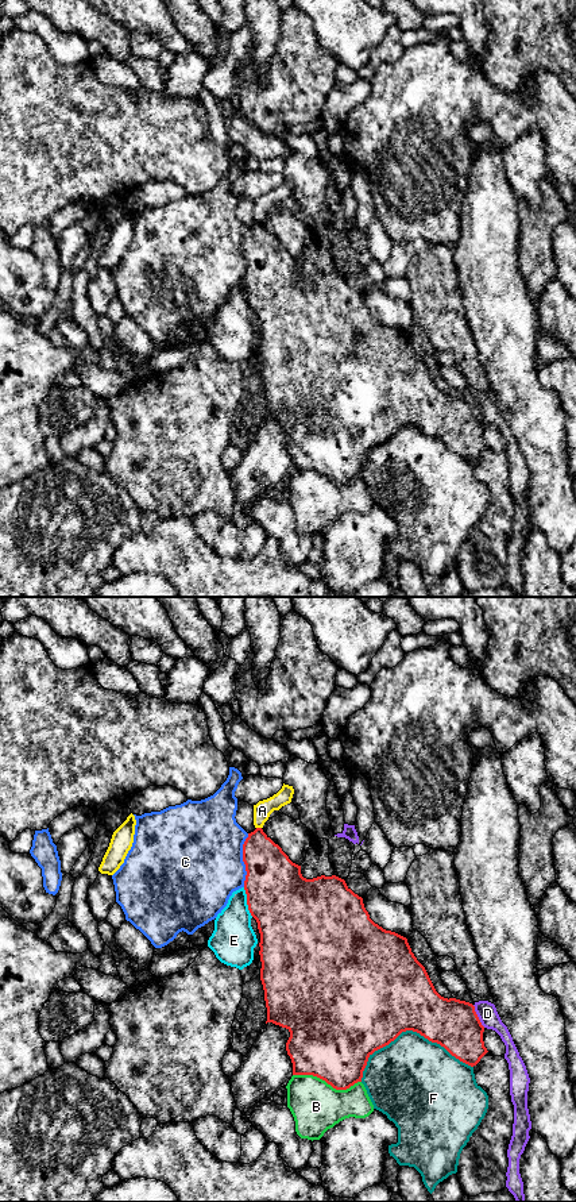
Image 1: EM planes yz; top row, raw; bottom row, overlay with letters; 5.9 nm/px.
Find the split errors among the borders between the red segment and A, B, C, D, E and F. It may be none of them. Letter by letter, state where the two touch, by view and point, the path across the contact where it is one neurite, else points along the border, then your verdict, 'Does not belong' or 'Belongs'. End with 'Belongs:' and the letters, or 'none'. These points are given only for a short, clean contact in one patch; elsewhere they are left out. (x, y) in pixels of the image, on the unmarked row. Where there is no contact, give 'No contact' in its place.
A: Touches red at yz (259, 223). Boundary: yz (256, 222), (261, 223). Does not belong
B: Touches red at yz (327, 477). Does not belong
C: Touches red at yz (243, 255). Does not belong
D: Touches red at yz (476, 411). Boundary: yz (472, 400), (479, 416), (484, 422). Does not belong
E: Touches red at yz (247, 297). Does not belong
F: Touches red at yz (409, 424). Does not belong
Belongs: none

